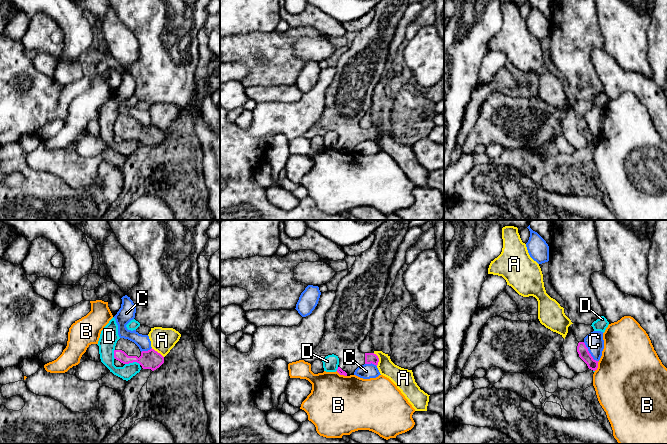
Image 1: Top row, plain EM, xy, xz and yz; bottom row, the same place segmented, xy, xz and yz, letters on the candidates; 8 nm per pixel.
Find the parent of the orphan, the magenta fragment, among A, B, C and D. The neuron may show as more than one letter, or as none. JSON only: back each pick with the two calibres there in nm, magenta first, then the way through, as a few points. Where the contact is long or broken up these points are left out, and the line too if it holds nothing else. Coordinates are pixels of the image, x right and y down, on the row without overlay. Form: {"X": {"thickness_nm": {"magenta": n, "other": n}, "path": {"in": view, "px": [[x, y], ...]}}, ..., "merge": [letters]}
{"merge": []}

